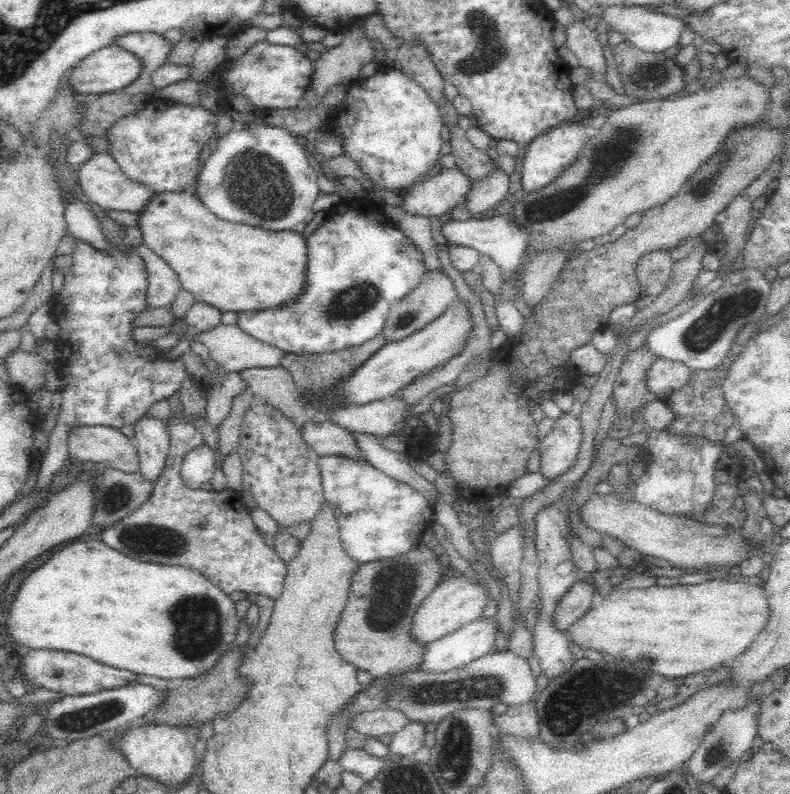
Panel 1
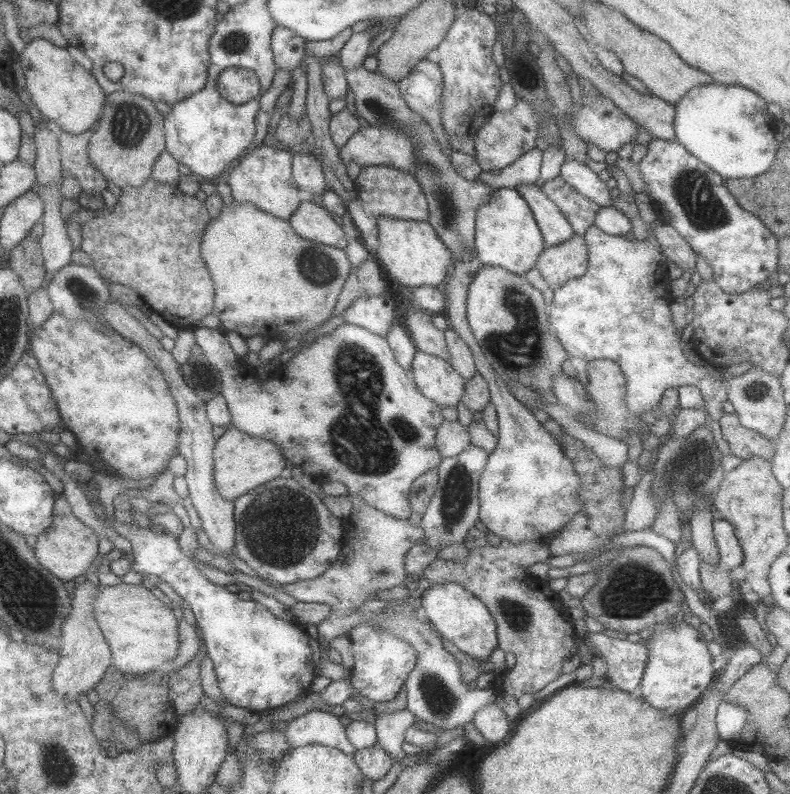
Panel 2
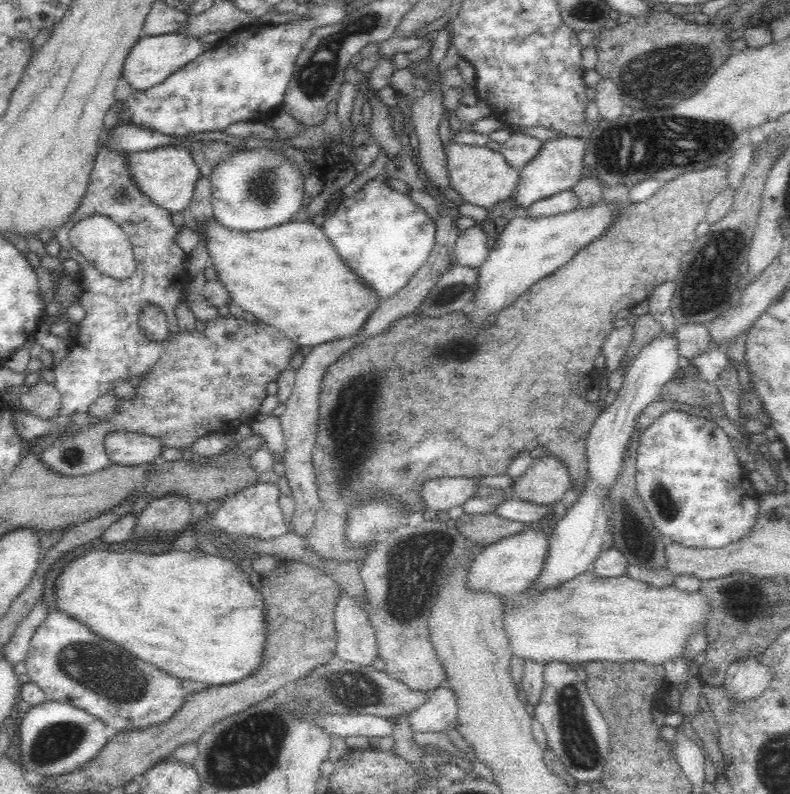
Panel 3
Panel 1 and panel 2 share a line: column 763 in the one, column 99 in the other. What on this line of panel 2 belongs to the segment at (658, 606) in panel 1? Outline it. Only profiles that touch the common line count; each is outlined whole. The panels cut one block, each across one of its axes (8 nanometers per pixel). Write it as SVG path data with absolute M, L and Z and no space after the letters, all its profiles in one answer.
M143 585L103 586L95 597L93 614L114 654L113 665L127 676L166 669L180 649L179 622L174 612Z

